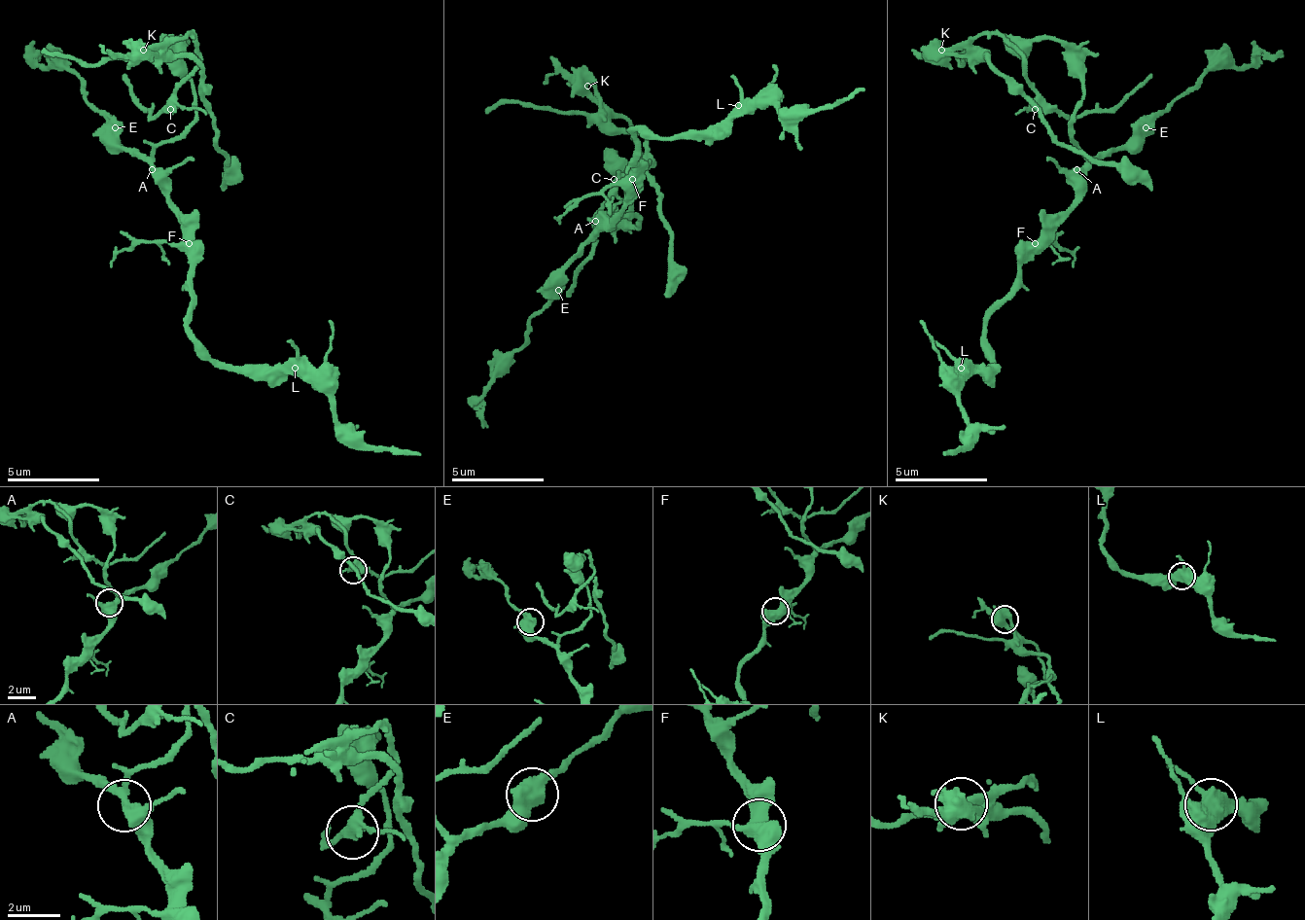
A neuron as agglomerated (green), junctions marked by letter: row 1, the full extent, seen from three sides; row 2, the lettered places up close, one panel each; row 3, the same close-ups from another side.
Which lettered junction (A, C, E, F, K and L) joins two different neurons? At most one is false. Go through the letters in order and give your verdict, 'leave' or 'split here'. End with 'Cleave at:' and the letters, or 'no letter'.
A: leave
C: leave
E: leave
F: leave
K: split here
L: leave
Cleave at: K

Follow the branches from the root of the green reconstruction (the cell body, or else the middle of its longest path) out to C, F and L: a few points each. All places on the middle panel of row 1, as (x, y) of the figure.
C: (600, 230), (618, 216), (637, 216), (637, 226), (623, 216), (627, 160), (637, 160), (642, 170), (614, 179)
F: (600, 230), (623, 207), (627, 184), (632, 179)
L: (600, 230), (627, 202), (637, 128), (651, 128), (660, 138), (711, 133), (738, 105)

